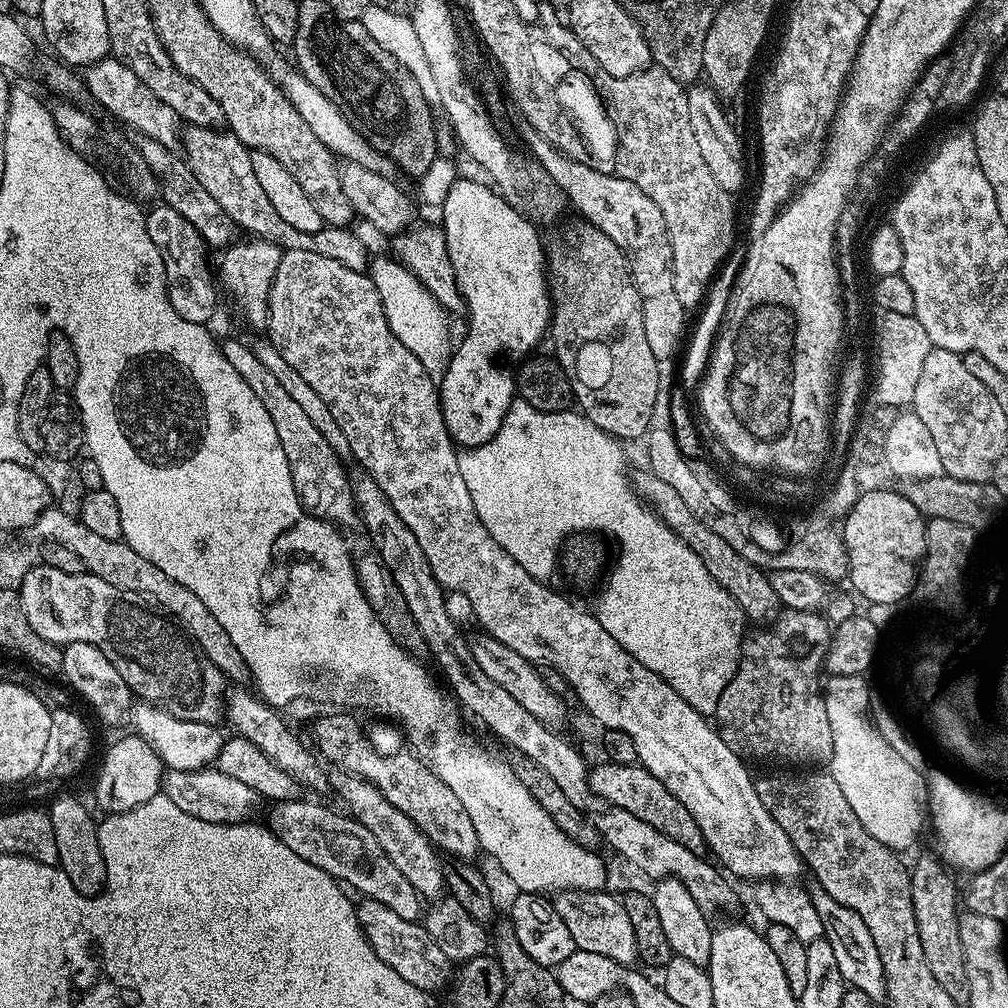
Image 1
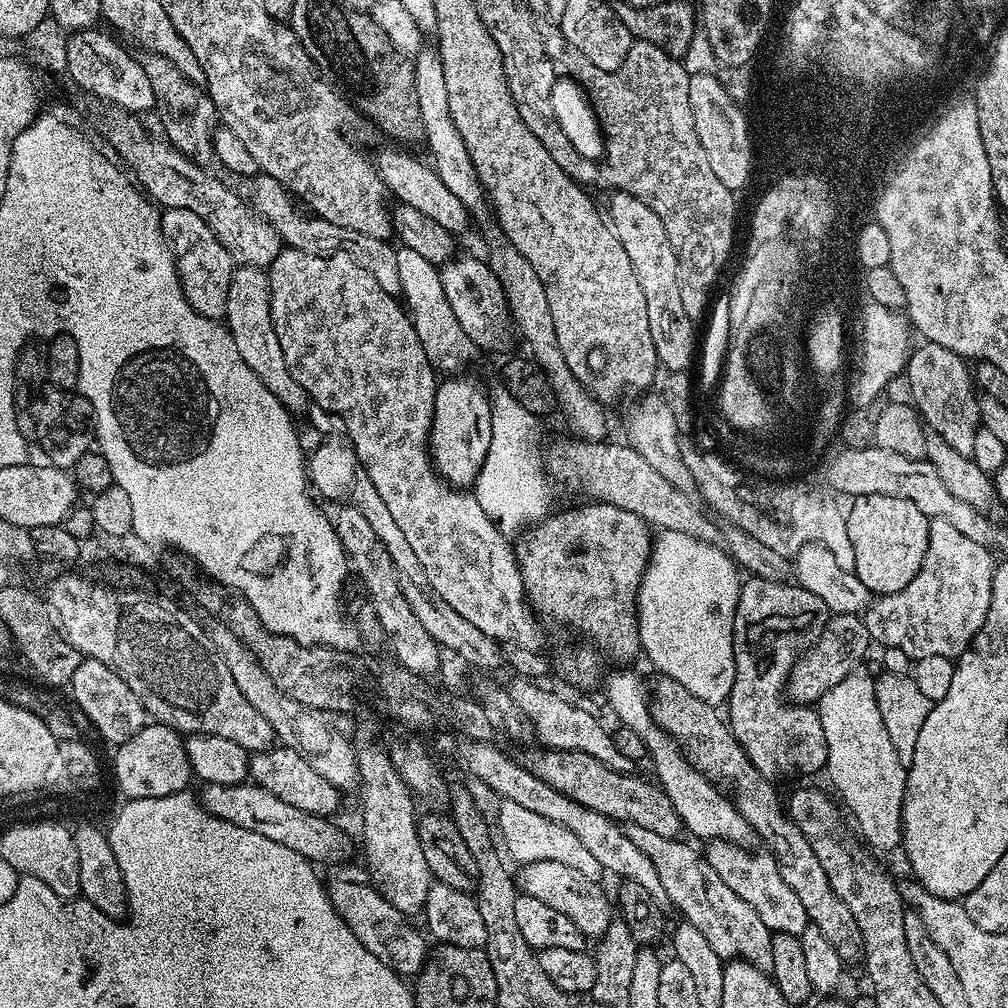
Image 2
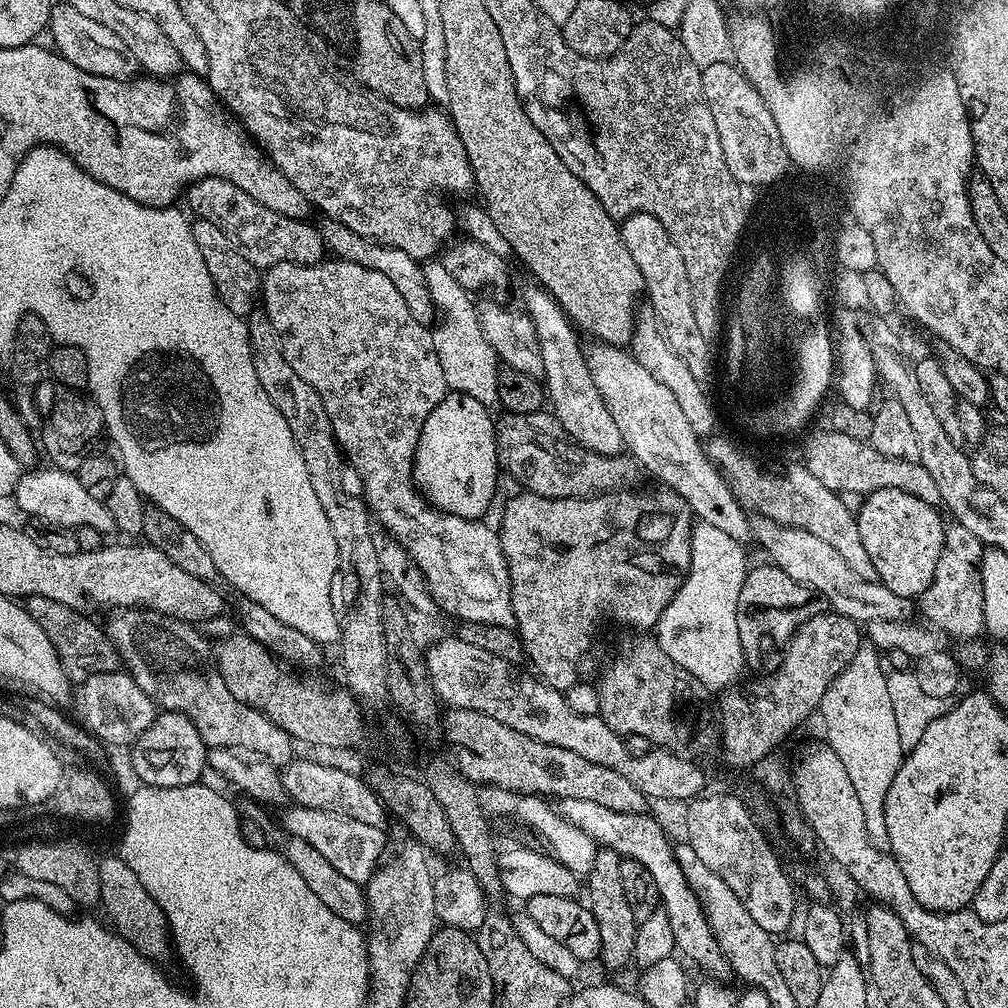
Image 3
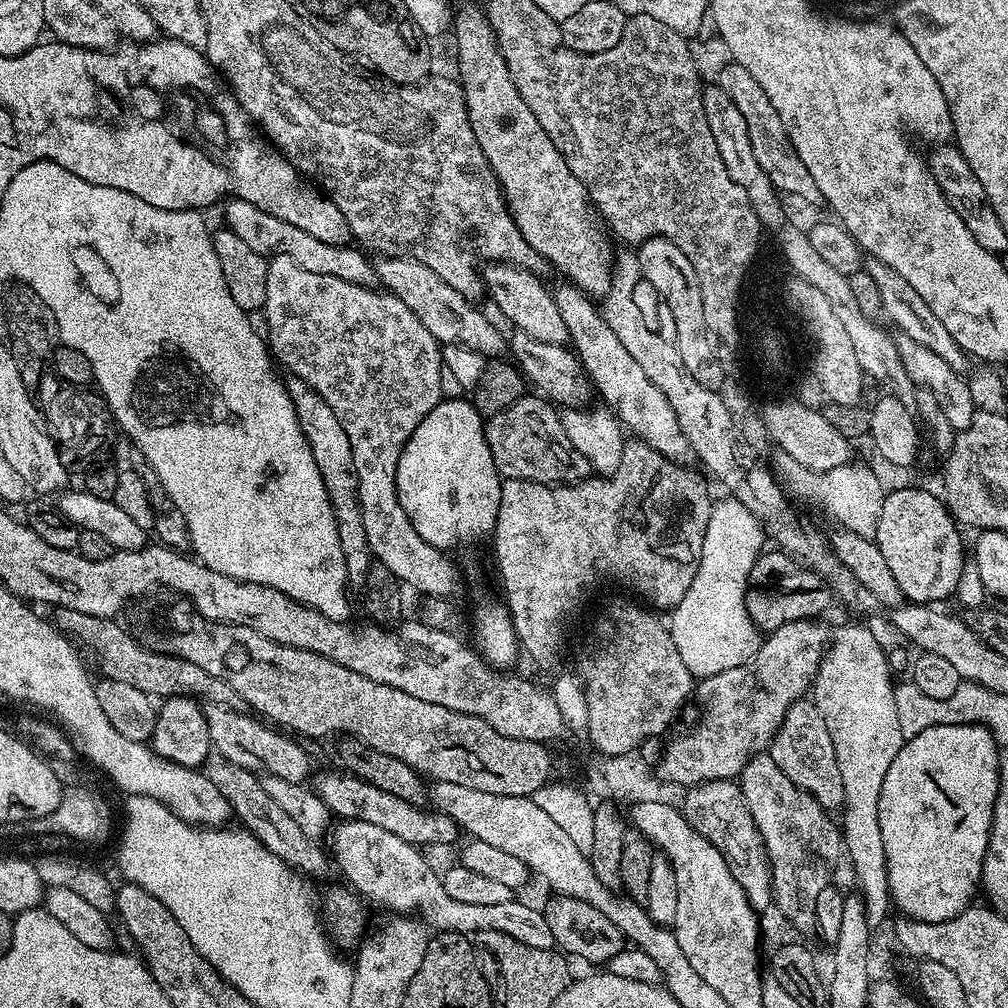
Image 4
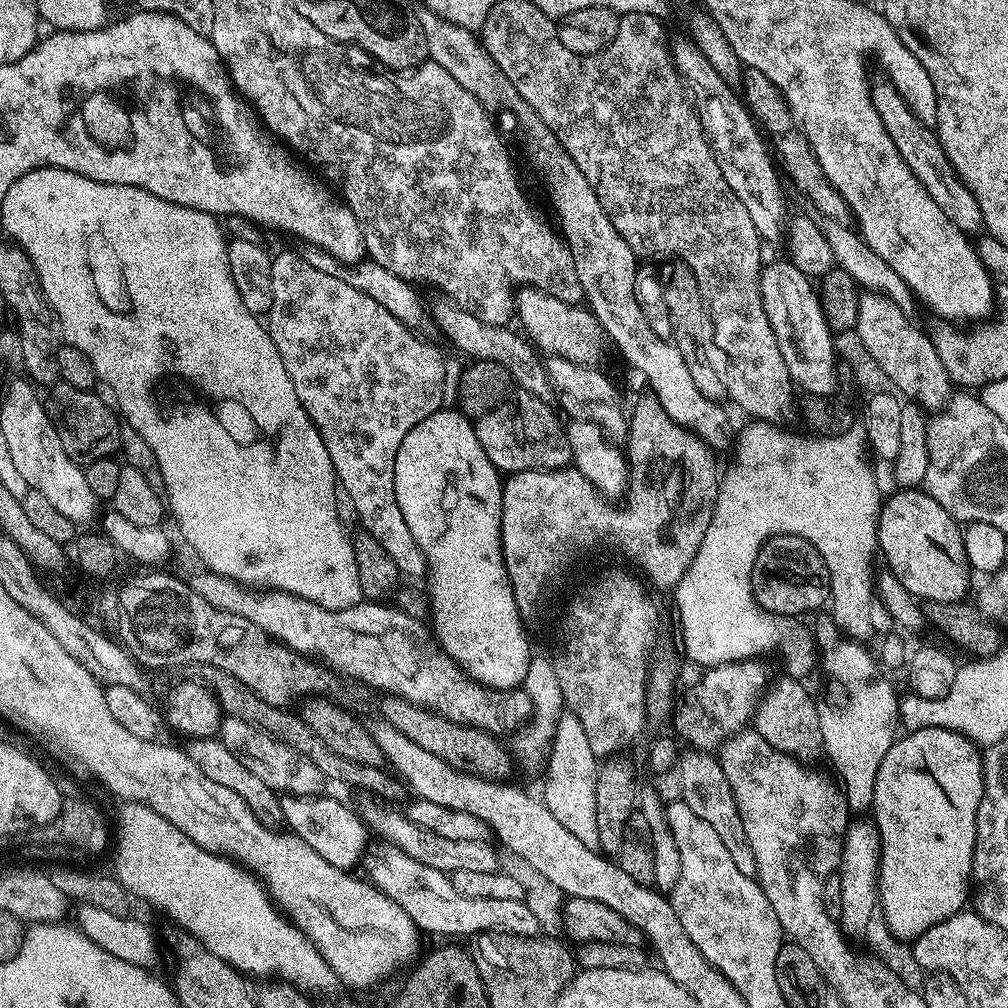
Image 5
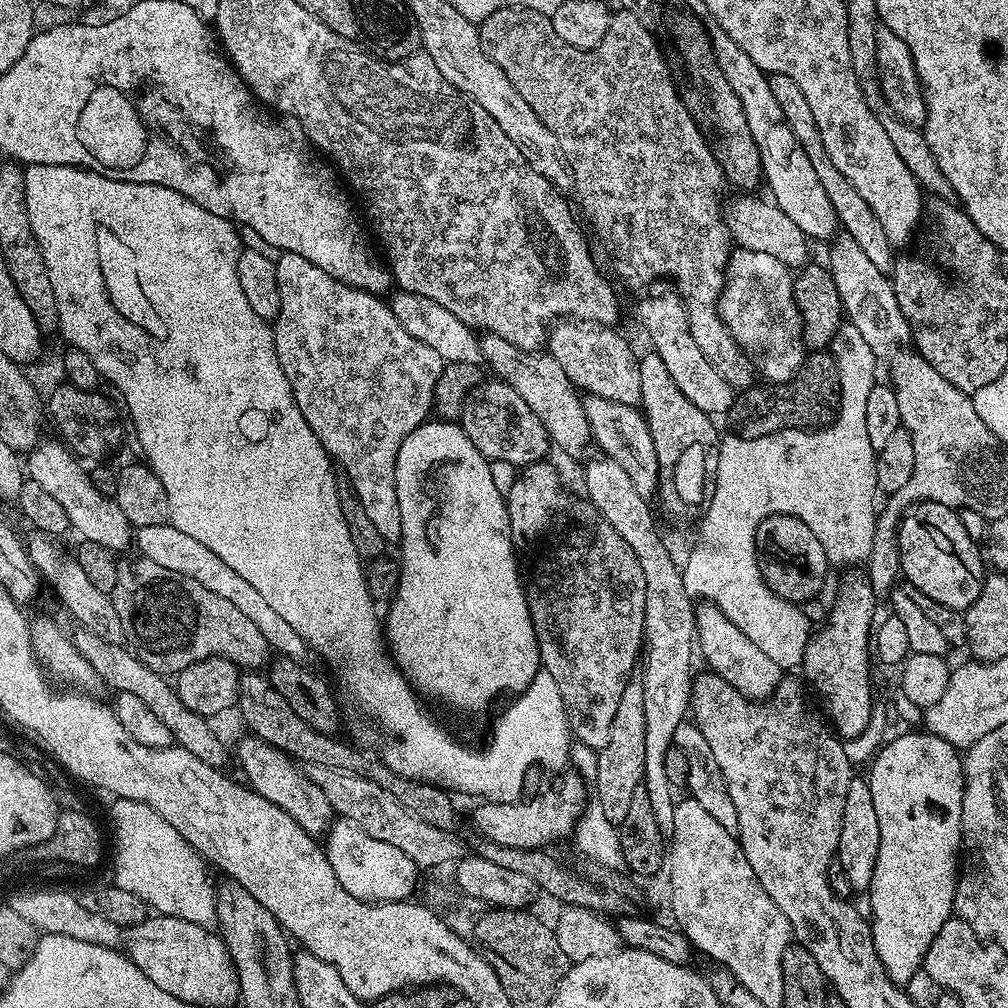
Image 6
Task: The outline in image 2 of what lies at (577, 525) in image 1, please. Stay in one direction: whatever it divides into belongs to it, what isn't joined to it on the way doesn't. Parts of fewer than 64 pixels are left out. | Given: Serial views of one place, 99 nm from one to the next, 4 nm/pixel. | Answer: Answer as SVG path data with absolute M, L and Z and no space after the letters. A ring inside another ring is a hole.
M518 402L511 407L498 433L497 444L490 444L486 462L476 476L474 495L478 506L486 510L501 534L509 538L519 537L529 526L540 523L553 507L553 481L546 471L546 456L542 448L540 452L540 424L541 417L530 414L526 406ZM660 532L655 537L648 567L645 568L644 575L640 578L640 593L636 595L636 621L638 622L638 630L640 631L640 646L643 655L645 657L648 655L649 662L660 671L659 675L661 677L678 682L678 686L684 686L690 694L694 694L694 698L700 698L702 702L713 706L719 705L719 700L721 703L722 698L727 697L729 688L734 686L736 667L734 666L734 646L730 639L730 633L734 630L734 610L736 609L736 600L740 597L741 583L741 573L738 571L732 557L728 555L723 547L695 540L686 534Z

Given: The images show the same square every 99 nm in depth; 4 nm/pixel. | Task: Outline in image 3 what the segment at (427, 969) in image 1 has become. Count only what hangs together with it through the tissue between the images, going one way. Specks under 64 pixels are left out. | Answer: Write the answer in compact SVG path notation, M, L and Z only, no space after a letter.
M256 808L250 809L248 816L246 812L246 819L242 824L248 842L257 846L265 842L271 842L273 845L280 844L276 845L280 855L286 857L290 866L298 870L298 874L302 874L306 886L310 886L310 891L318 898L318 902L322 902L322 906L326 906L326 910L334 910L334 914L338 914L338 918L346 922L357 926L363 925L368 919L368 898L365 889L358 882L350 882L350 878L342 878L342 874L338 874L338 870L334 870L334 866L330 866L330 862L326 862L326 858L322 858L322 854L318 854L318 850L314 850L310 842L302 842L302 838L287 835L283 827L276 825L275 828L271 818L263 816L259 812L261 809Z

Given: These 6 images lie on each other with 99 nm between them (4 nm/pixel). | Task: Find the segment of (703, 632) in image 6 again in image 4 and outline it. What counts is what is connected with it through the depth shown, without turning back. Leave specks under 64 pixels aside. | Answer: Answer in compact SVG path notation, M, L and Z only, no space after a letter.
M811 699L795 700L780 723L776 736L770 745L770 755L774 762L802 790L806 790L824 808L840 810L844 807L844 787L842 773L838 770L838 758L834 758L834 742L830 742L830 730L826 730L826 718Z

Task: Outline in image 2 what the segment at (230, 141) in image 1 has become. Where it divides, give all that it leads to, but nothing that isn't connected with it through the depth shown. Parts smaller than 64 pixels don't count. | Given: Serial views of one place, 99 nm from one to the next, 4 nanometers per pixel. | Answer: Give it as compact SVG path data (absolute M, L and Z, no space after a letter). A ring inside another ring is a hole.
M155 54L145 57L142 63L146 70L146 78L150 78L150 86L154 86L156 108L165 116L163 135L173 148L178 149L192 163L210 165L211 160L214 160L212 138L216 135L218 127L218 113L212 99L205 91L185 80L184 75L174 66L174 62ZM257 174L251 178L241 179L239 183L240 197L248 201L256 215L267 220L275 228L287 247L297 248L315 256L348 256L354 262L358 262L358 266L374 274L374 282L378 282L382 290L393 294L401 291L399 274L395 266L395 251L388 240L379 240L370 234L358 234L358 230L350 230L346 226L334 226L334 222L326 222L321 216L315 214L299 216L292 209L293 201L289 193L276 183L273 176Z

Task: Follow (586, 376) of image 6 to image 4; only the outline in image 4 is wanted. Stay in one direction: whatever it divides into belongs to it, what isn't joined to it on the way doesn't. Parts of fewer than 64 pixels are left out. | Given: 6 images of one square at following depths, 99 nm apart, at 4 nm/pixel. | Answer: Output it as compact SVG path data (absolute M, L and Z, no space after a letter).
M492 262L483 269L482 279L487 299L496 303L497 310L513 324L516 332L525 332L530 334L530 338L547 344L569 343L566 322L562 322L562 314L558 314L549 287L544 286L540 281L543 279L537 273L527 268L516 268L512 264Z

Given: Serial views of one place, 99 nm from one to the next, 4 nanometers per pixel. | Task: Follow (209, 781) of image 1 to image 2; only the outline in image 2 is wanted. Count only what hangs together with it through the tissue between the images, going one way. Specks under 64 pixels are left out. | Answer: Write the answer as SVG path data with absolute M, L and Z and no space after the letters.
M204 784L201 789L198 800L204 811L234 826L242 826L242 830L254 830L254 834L262 834L270 842L282 842L282 846L290 846L290 850L302 854L313 865L336 864L346 859L352 848L347 834L338 825L331 824L329 817L306 814L282 802L282 798L274 798L270 790L262 790L257 784Z

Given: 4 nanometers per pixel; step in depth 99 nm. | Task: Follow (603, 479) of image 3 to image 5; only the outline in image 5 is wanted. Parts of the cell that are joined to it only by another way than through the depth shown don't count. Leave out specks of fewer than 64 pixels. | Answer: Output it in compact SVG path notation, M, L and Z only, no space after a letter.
M524 392L521 406L513 398L505 398L475 421L478 442L486 450L486 458L501 473L525 472L535 468L567 468L572 464L572 451L565 425L555 416L541 397Z

